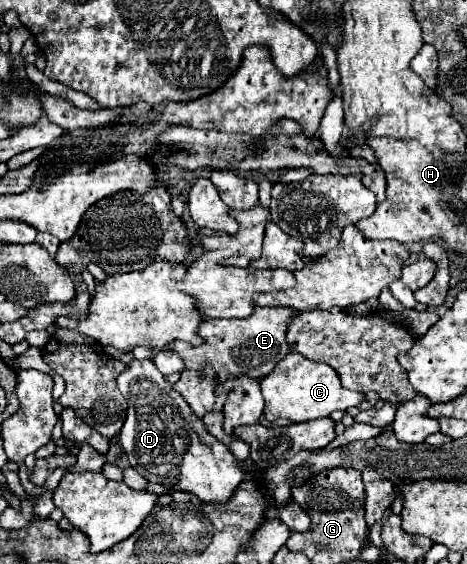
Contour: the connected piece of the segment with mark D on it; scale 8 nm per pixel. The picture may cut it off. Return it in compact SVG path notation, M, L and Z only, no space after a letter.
M135 359L129 363L127 371L117 377L117 387L127 399L127 419L123 423L123 429L119 433L119 443L123 451L127 453L129 465L141 473L147 481L159 483L167 489L179 489L189 491L197 495L201 501L219 501L225 503L233 495L235 487L243 481L245 473L239 467L235 455L229 451L227 445L213 439L209 431L205 431L203 421L191 411L191 407L185 403L185 399L171 389L171 383L161 375L161 371L155 367L151 359Z

